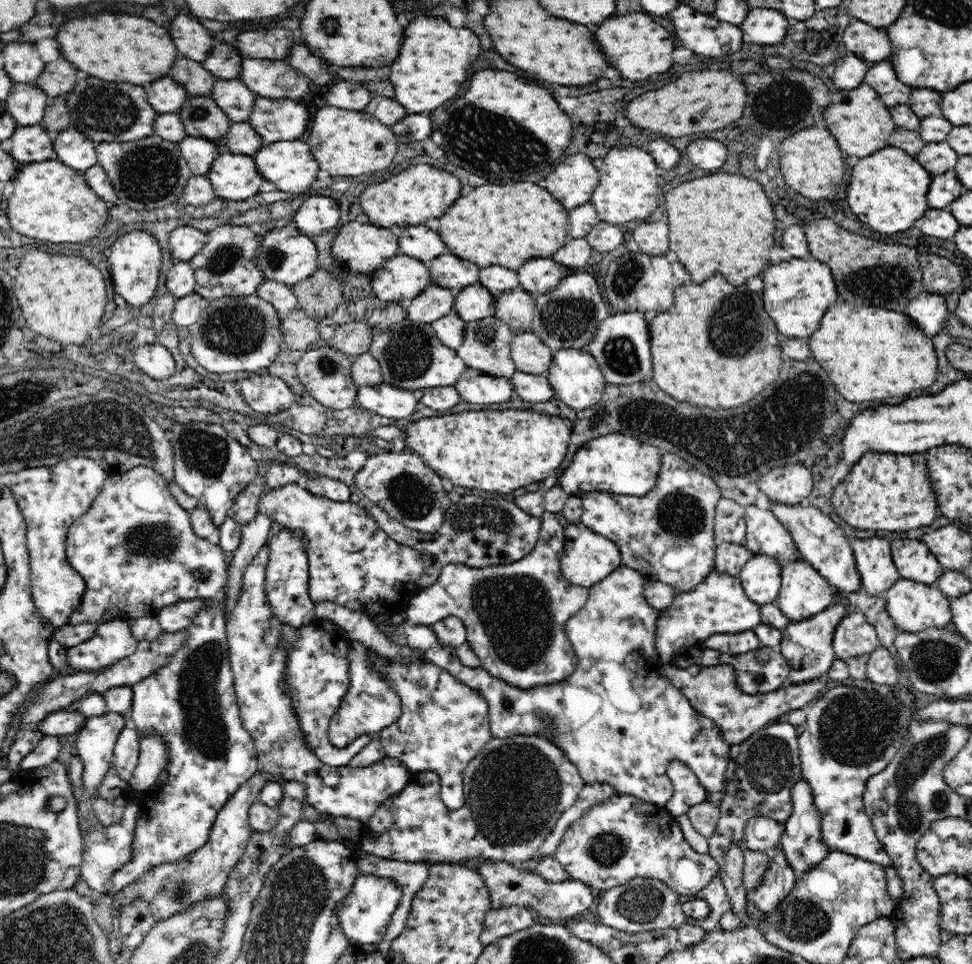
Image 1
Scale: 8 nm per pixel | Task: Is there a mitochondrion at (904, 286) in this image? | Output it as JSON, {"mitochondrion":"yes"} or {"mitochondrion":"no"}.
{"mitochondrion":"no"}

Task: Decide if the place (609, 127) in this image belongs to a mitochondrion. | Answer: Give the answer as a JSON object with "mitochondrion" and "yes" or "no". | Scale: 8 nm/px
{"mitochondrion":"no"}

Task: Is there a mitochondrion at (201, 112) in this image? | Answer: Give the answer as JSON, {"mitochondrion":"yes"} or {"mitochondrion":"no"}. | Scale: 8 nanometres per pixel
{"mitochondrion":"yes"}

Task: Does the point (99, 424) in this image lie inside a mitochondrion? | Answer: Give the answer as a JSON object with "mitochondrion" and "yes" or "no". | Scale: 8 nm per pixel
{"mitochondrion":"yes"}

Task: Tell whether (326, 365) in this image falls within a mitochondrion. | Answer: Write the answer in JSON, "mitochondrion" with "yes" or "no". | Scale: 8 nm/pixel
{"mitochondrion":"yes"}

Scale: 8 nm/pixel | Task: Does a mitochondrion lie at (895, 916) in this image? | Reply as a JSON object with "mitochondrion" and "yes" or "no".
{"mitochondrion":"no"}

